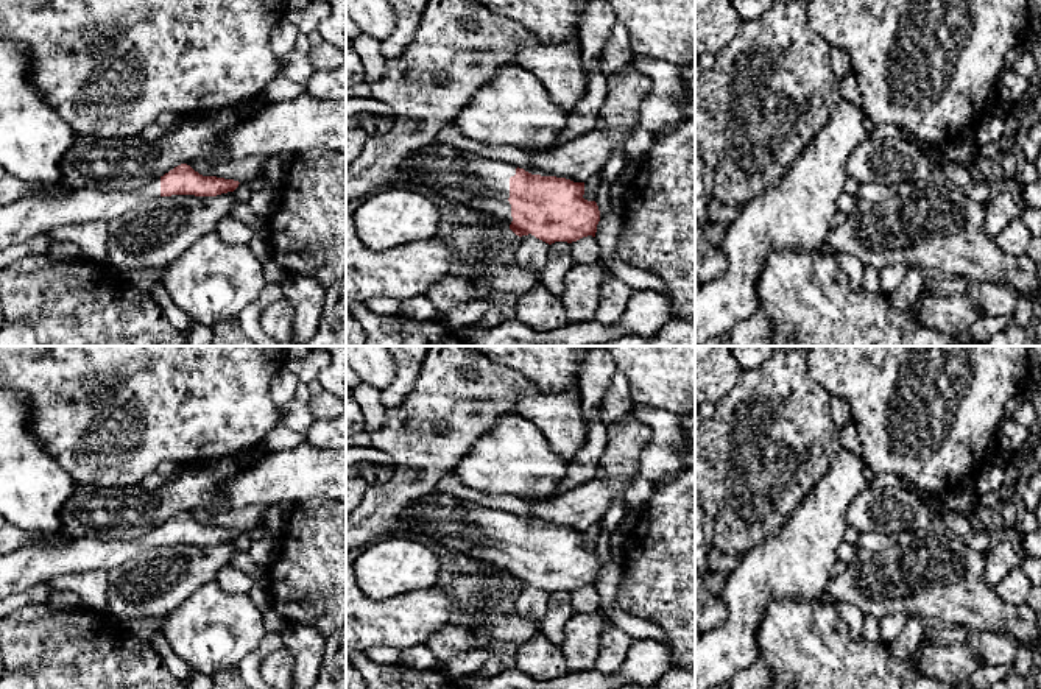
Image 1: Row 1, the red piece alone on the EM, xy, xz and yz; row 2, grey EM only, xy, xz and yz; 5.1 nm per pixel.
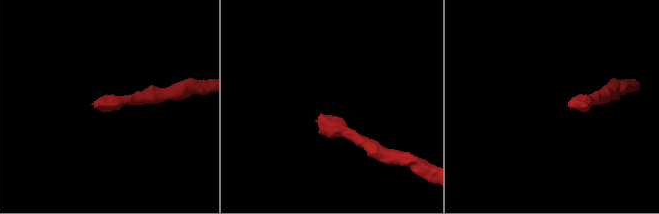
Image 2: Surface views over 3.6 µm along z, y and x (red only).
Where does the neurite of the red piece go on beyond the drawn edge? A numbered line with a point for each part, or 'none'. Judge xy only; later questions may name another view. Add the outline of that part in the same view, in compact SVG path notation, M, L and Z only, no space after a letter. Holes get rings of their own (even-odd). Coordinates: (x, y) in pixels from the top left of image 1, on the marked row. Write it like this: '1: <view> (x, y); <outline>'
1: xy (36, 214); M161 178L136 190L79 189L65 193L31 193L0 206L0 249L51 229L86 221L111 221L143 201L161 198Z

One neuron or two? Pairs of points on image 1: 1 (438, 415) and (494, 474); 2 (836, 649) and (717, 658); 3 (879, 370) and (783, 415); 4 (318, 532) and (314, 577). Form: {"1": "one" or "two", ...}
{"1": "two", "2": "two", "3": "two", "4": "one"}

